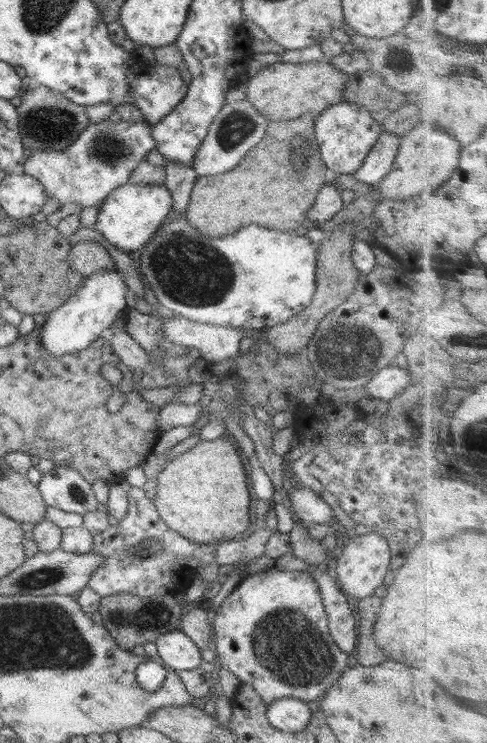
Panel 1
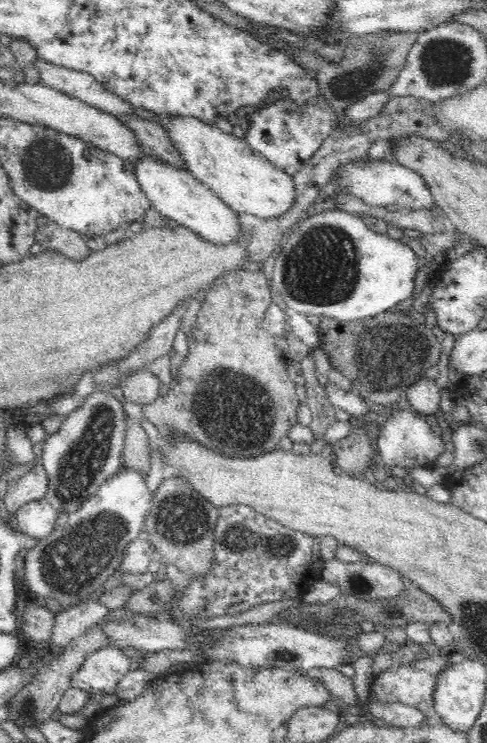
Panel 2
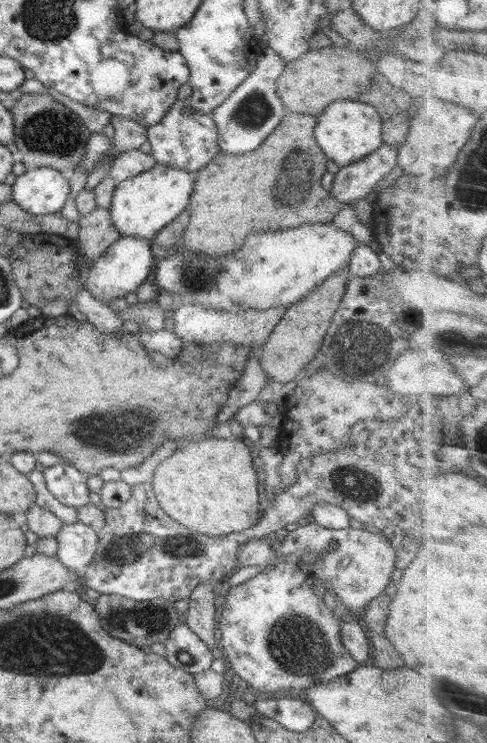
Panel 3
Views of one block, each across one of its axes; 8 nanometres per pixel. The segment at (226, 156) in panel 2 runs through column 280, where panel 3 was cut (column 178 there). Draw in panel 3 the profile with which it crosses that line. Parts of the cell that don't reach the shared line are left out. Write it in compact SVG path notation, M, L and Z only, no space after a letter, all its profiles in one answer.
M156 163L151 170L116 184L108 208L113 225L121 236L152 239L187 208L194 185L187 171Z

